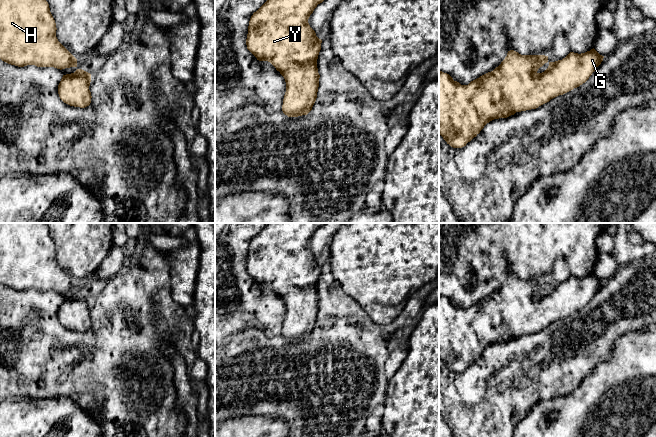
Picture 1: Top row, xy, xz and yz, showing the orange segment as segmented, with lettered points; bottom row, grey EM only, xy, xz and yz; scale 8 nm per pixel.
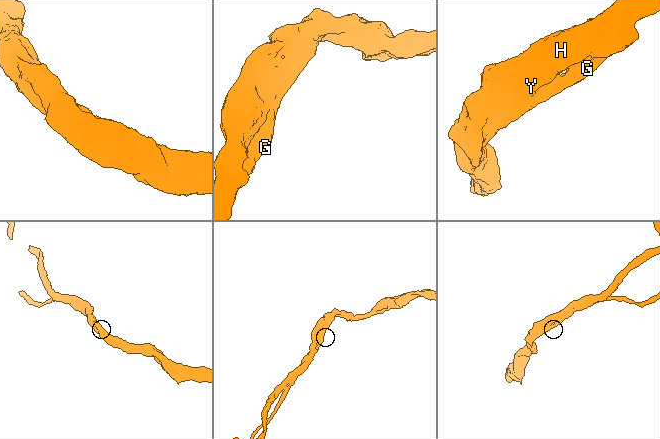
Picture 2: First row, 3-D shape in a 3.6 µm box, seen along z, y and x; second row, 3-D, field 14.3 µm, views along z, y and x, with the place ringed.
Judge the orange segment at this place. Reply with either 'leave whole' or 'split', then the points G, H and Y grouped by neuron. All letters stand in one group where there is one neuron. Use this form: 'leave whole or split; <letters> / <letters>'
leave whole; G H Y

